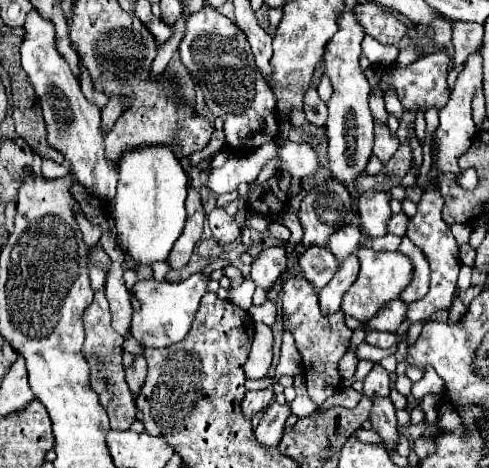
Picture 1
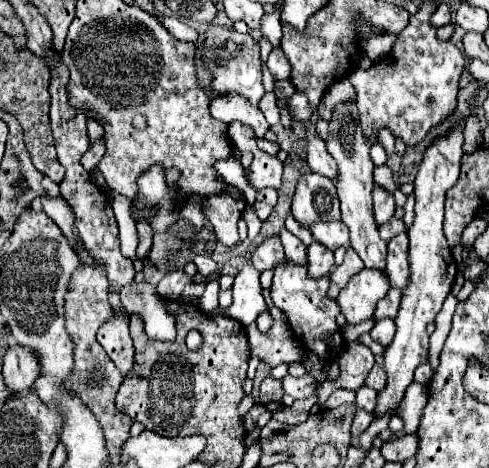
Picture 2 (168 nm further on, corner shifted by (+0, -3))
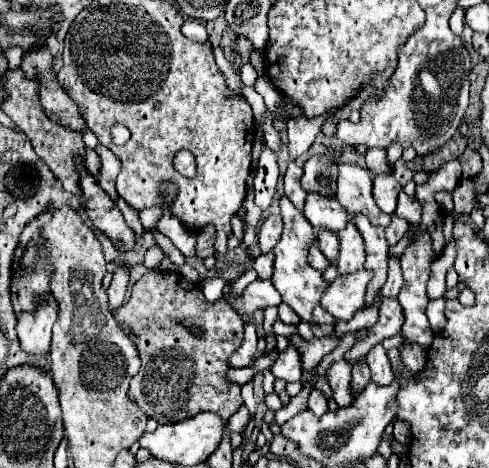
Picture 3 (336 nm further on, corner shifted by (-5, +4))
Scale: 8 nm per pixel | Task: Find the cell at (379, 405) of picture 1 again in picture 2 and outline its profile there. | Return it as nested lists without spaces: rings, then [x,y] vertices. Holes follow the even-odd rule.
[[[359,388],[357,390],[357,406],[367,410],[369,414],[375,414],[375,400],[377,400],[377,392],[373,388]]]

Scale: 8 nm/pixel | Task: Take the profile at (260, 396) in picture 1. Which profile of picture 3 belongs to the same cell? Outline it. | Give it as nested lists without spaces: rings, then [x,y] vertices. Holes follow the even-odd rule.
[[[288,343],[286,351],[280,351],[280,357],[276,359],[276,365],[272,365],[272,373],[274,373],[276,379],[300,381],[302,359],[300,359],[300,351],[292,343]]]

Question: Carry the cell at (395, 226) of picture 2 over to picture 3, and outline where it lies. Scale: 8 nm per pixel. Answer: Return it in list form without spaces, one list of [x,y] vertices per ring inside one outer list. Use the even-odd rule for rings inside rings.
[[[338,165],[340,175],[338,175],[338,187],[336,187],[336,199],[340,205],[350,213],[356,215],[360,213],[372,221],[372,225],[388,225],[390,215],[382,213],[378,205],[372,199],[373,183],[370,173],[358,165]]]

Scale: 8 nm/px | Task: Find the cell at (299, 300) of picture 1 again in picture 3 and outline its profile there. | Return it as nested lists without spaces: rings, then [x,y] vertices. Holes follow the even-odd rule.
[[[280,197],[280,213],[282,213],[282,219],[284,219],[284,231],[282,231],[282,237],[280,237],[278,245],[274,247],[276,261],[274,261],[272,283],[280,291],[282,301],[288,303],[296,311],[298,317],[302,317],[304,321],[310,321],[312,309],[320,303],[320,297],[328,287],[328,283],[322,279],[320,271],[312,269],[306,261],[308,249],[314,243],[316,235],[314,235],[312,225],[308,225],[306,217],[286,197]]]

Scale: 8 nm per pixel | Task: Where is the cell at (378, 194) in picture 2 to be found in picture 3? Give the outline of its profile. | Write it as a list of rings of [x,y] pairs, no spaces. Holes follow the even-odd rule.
[[[376,175],[374,177],[374,189],[372,189],[372,195],[374,195],[374,201],[376,205],[392,215],[396,211],[396,199],[398,199],[398,193],[400,193],[400,183],[392,177],[392,175]]]

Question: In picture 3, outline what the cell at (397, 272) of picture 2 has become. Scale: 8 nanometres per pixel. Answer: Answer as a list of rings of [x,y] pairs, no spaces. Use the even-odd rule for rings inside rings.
[[[392,215],[392,221],[386,227],[386,239],[388,239],[388,243],[396,245],[406,235],[406,231],[408,231],[408,221],[402,219],[402,217],[398,217],[398,215]]]

